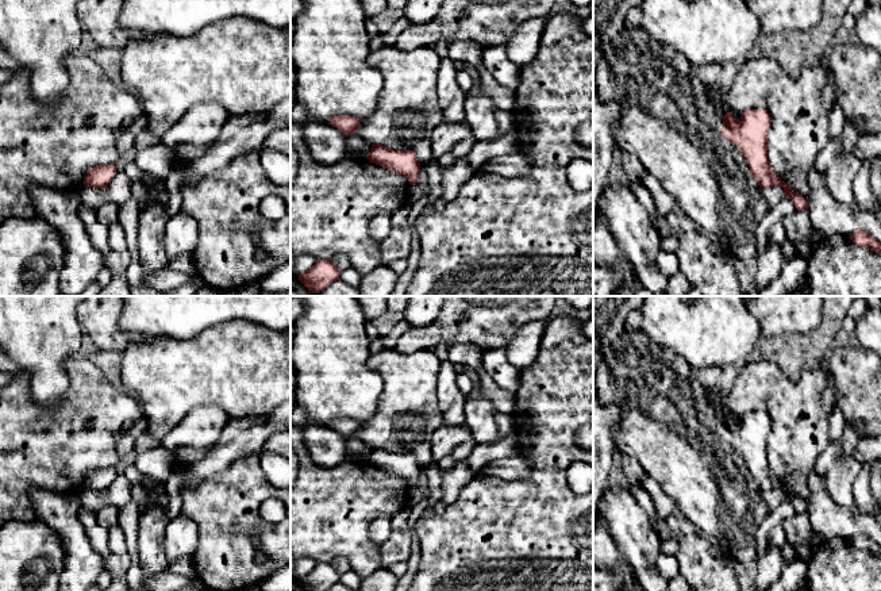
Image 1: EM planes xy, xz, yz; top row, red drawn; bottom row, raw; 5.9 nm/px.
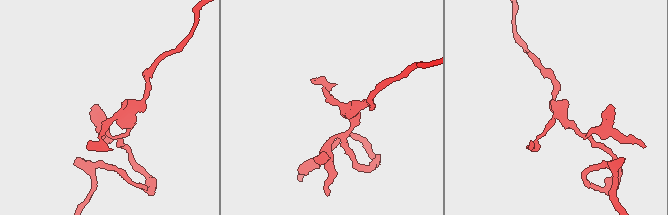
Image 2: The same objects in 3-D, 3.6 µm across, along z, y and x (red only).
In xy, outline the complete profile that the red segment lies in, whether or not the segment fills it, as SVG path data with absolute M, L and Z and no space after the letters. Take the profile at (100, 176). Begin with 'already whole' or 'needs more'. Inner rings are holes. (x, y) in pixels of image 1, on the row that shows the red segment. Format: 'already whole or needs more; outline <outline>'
already whole; outline M115 165L95 166L84 177L84 185L104 189L112 181L115 173Z

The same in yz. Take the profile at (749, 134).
already whole; outline M747 110L735 120L731 112L723 118L720 134L731 145L736 146L761 189L767 187L782 187L785 196L790 199L797 211L808 211L805 197L796 193L785 181L776 174L767 161L767 133L770 128L769 114L762 110Z

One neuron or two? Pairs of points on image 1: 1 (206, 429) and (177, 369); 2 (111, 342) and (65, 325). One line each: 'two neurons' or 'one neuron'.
1: two neurons
2: two neurons

